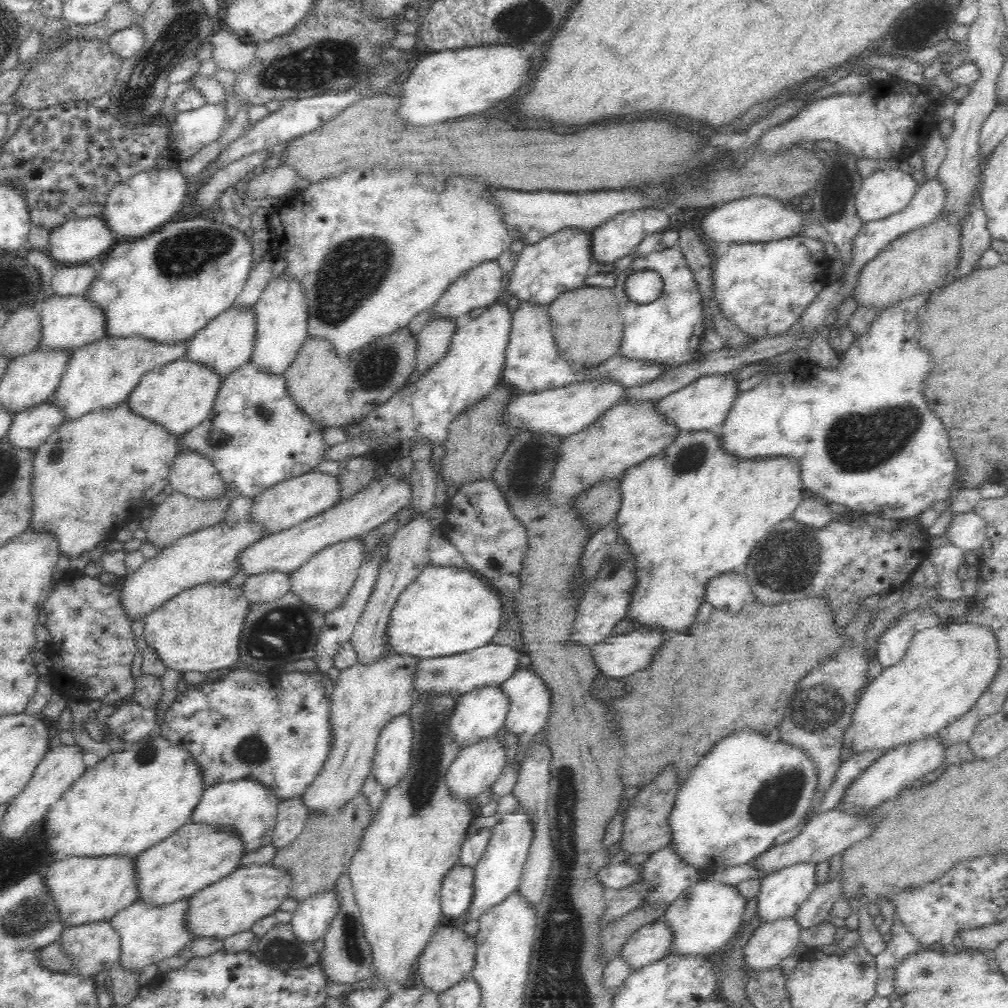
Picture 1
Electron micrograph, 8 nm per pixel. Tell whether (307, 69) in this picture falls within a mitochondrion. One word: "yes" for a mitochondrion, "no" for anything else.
yes

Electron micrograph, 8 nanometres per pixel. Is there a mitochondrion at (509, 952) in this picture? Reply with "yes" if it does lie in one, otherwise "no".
no

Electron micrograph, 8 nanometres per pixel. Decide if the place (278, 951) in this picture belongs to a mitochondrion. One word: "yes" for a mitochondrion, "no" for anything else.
yes

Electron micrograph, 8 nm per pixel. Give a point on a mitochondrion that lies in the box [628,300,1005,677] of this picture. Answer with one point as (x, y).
(854, 444)

